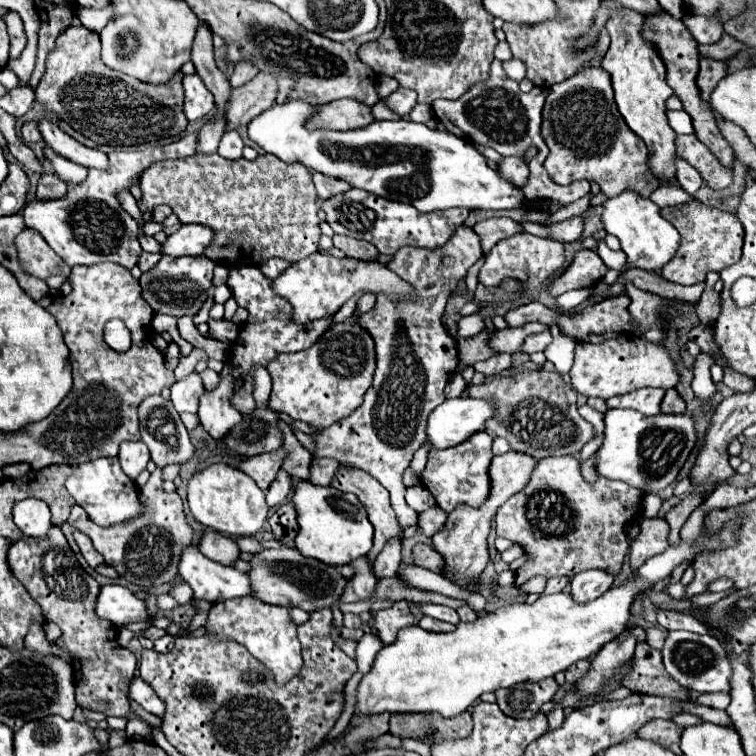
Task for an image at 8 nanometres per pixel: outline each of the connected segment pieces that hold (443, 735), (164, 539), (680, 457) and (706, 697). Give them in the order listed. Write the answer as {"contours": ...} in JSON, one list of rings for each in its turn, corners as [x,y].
{"contours":[[[[461,712],[453,718],[441,718],[441,714],[391,714],[389,732],[399,738],[415,738],[429,746],[441,740],[467,738],[473,730],[471,714]]],[[[157,468],[151,474],[149,482],[141,488],[141,504],[151,508],[145,510],[145,514],[131,518],[129,522],[101,528],[85,514],[85,510],[81,510],[81,506],[73,506],[71,516],[67,520],[75,530],[81,530],[93,540],[93,546],[105,558],[105,564],[113,566],[121,578],[125,578],[135,586],[141,586],[143,590],[177,580],[179,578],[177,566],[183,548],[191,546],[193,540],[193,530],[185,520],[183,502],[179,494],[177,492],[167,494],[163,492],[161,486],[163,486],[163,478],[161,478],[161,470]]],[[[607,410],[605,440],[597,450],[597,472],[605,478],[627,482],[643,494],[659,492],[675,482],[695,442],[695,422],[687,414],[659,414],[649,418],[637,410]]],[[[721,692],[701,694],[701,700],[697,704],[699,706],[709,706],[709,708],[721,708],[721,710],[725,710],[729,706],[729,694],[721,694]]]]}

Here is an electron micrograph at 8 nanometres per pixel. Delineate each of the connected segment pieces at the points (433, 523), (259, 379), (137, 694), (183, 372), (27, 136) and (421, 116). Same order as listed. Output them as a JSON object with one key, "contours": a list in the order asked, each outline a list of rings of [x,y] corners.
{"contours":[[[[439,506],[421,512],[421,530],[423,530],[423,534],[433,536],[443,526],[445,520],[447,520],[447,514]]],[[[257,366],[253,370],[253,380],[255,380],[255,400],[259,408],[267,408],[267,398],[271,394],[271,376],[265,368]]],[[[133,678],[131,686],[129,686],[129,698],[135,700],[141,708],[145,708],[147,712],[159,716],[161,720],[165,718],[165,704],[157,698],[157,694],[141,680],[141,678]]],[[[195,348],[189,356],[185,356],[185,358],[179,360],[179,366],[175,368],[175,378],[181,380],[181,378],[189,376],[195,370],[195,366],[197,366],[199,360],[207,360],[207,354],[201,348]]],[[[25,122],[21,126],[21,136],[23,136],[23,142],[39,142],[41,140],[41,134],[39,134],[39,128],[35,122]]],[[[417,104],[411,114],[411,120],[419,122],[419,124],[427,124],[429,128],[437,128],[437,116],[435,116],[433,108],[427,104]]]]}

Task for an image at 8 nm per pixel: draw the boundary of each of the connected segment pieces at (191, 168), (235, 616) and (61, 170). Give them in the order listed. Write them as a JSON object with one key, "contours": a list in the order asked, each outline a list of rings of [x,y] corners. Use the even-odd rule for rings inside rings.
{"contours":[[[[195,154],[189,158],[175,158],[153,162],[139,178],[141,200],[139,208],[145,214],[155,206],[167,204],[181,224],[203,224],[213,230],[213,242],[205,248],[205,256],[225,266],[259,266],[269,258],[283,258],[287,262],[299,262],[319,250],[319,206],[317,190],[311,182],[311,173],[303,164],[285,164],[271,154],[259,154],[253,162],[225,160],[219,154]]],[[[233,598],[215,602],[209,610],[205,632],[217,640],[233,640],[243,644],[259,662],[263,662],[273,674],[277,684],[291,680],[303,666],[301,644],[297,638],[297,624],[293,622],[287,608],[265,604],[259,598]],[[233,622],[235,630],[233,630]]],[[[49,146],[43,148],[43,156],[45,160],[49,160],[53,172],[67,184],[81,184],[87,178],[87,168],[85,166],[77,166],[75,162],[69,162],[67,158],[61,158],[61,154],[53,154],[53,150],[49,150]]]]}

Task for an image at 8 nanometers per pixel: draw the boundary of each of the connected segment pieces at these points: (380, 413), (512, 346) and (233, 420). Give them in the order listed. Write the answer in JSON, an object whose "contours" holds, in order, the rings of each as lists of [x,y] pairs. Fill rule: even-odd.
{"contours":[[[[461,226],[453,238],[437,248],[401,248],[387,268],[413,286],[413,294],[377,294],[377,306],[369,314],[361,314],[359,326],[371,334],[377,350],[377,366],[373,386],[365,392],[365,402],[341,422],[321,430],[315,438],[315,458],[335,458],[369,472],[391,492],[391,506],[397,512],[401,528],[417,524],[417,512],[405,502],[403,472],[415,450],[425,442],[425,426],[429,414],[445,402],[443,388],[455,374],[459,356],[457,340],[441,324],[449,294],[467,270],[483,256],[481,244],[473,228]]],[[[531,322],[531,324],[525,324],[525,326],[521,326],[521,328],[495,330],[495,334],[491,336],[491,348],[497,350],[497,352],[515,354],[527,336],[539,334],[539,332],[543,332],[545,328],[547,328],[547,326],[541,326],[541,324],[537,324],[537,322]]],[[[225,368],[217,390],[205,392],[201,396],[199,420],[201,420],[201,426],[205,428],[205,432],[213,440],[225,438],[225,434],[229,434],[229,430],[233,426],[237,426],[237,422],[241,422],[241,418],[243,418],[231,406],[231,400],[229,400],[231,398],[231,388],[233,388],[233,384],[231,384],[231,378],[229,378],[229,370]]]]}

